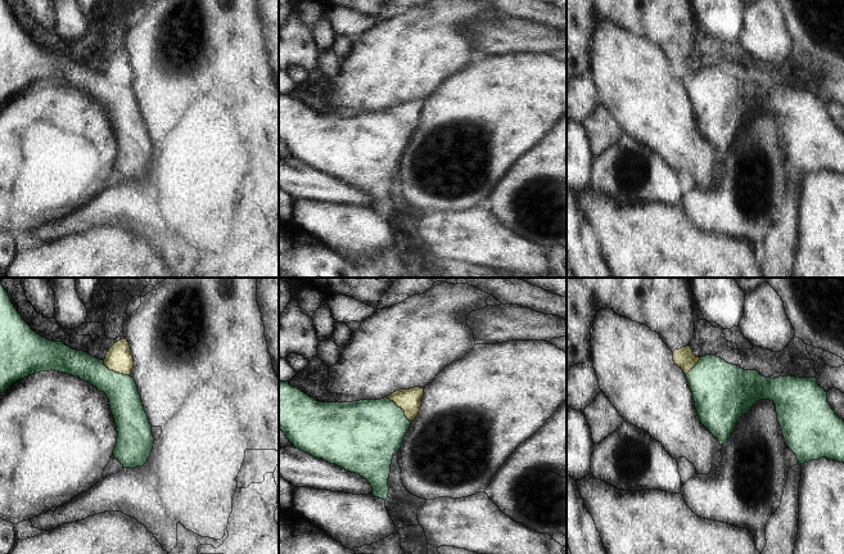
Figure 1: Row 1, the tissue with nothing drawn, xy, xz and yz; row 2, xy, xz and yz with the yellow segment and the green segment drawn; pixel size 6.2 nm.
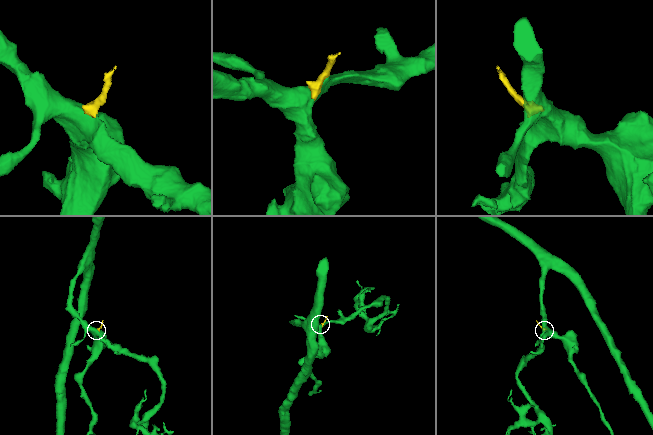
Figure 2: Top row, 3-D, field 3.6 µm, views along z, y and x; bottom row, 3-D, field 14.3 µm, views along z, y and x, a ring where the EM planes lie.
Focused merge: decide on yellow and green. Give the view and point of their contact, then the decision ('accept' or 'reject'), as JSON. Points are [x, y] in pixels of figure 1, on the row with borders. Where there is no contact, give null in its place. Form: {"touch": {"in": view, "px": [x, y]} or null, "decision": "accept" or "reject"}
{"touch": {"in": "xy", "px": [116, 372]}, "decision": "accept"}

